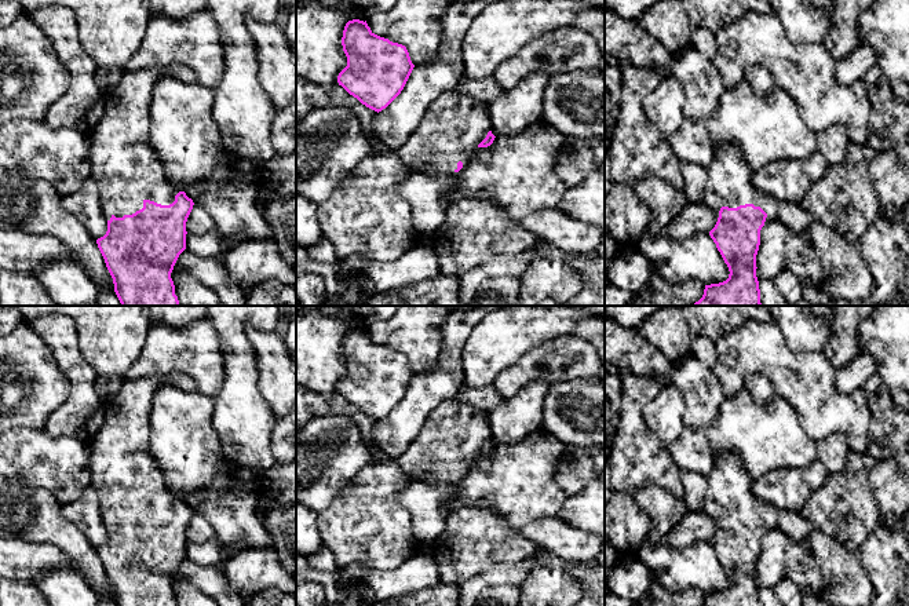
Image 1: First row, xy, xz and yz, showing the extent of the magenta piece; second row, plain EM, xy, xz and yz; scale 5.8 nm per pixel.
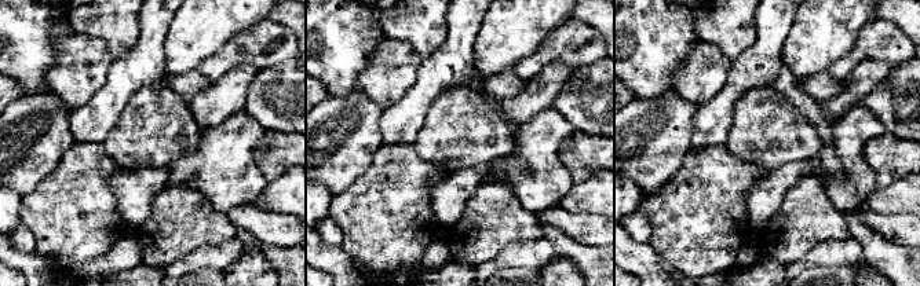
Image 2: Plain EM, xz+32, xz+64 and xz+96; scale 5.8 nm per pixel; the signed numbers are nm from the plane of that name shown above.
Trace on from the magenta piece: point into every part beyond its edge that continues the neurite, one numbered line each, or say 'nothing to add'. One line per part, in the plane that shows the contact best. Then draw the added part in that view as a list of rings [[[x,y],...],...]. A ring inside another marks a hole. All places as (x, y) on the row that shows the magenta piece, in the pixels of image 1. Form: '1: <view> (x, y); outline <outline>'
1: xy (124, 165); outline [[[172,65],[167,67],[146,67],[136,72],[125,70],[117,84],[103,90],[105,110],[95,128],[88,134],[90,156],[91,156],[91,178],[98,185],[102,202],[102,212],[106,220],[114,215],[123,218],[132,215],[143,208],[143,201],[150,200],[161,205],[169,205],[175,201],[175,196],[180,191],[168,179],[163,163],[150,142],[150,103],[152,92],[156,84],[165,77],[176,77],[196,83],[196,74],[183,65]]]

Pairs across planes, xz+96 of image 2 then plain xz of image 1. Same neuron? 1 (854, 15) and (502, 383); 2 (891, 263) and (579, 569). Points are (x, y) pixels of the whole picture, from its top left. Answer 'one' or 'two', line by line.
1: two
2: one

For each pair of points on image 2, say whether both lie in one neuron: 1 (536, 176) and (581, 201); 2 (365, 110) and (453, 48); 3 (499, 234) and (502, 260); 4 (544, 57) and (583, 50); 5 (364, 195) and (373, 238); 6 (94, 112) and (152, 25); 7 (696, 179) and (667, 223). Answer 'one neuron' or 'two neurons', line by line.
1: two neurons
2: two neurons
3: two neurons
4: one neuron
5: one neuron
6: one neuron
7: one neuron

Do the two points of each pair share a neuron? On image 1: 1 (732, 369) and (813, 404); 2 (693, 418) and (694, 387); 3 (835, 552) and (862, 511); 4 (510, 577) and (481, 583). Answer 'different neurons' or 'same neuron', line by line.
1: same neuron
2: same neuron
3: different neurons
4: same neuron

